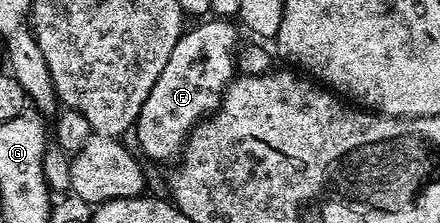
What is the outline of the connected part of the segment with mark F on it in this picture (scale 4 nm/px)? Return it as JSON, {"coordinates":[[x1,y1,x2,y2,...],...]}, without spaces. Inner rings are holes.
{"coordinates":[[204,19,193,24,193,29,185,28,178,43,174,43,162,75,150,87,150,95,146,95,146,103,136,116,136,141,150,160,175,162,192,130,216,112,237,72,237,26,232,24,228,19]]}

